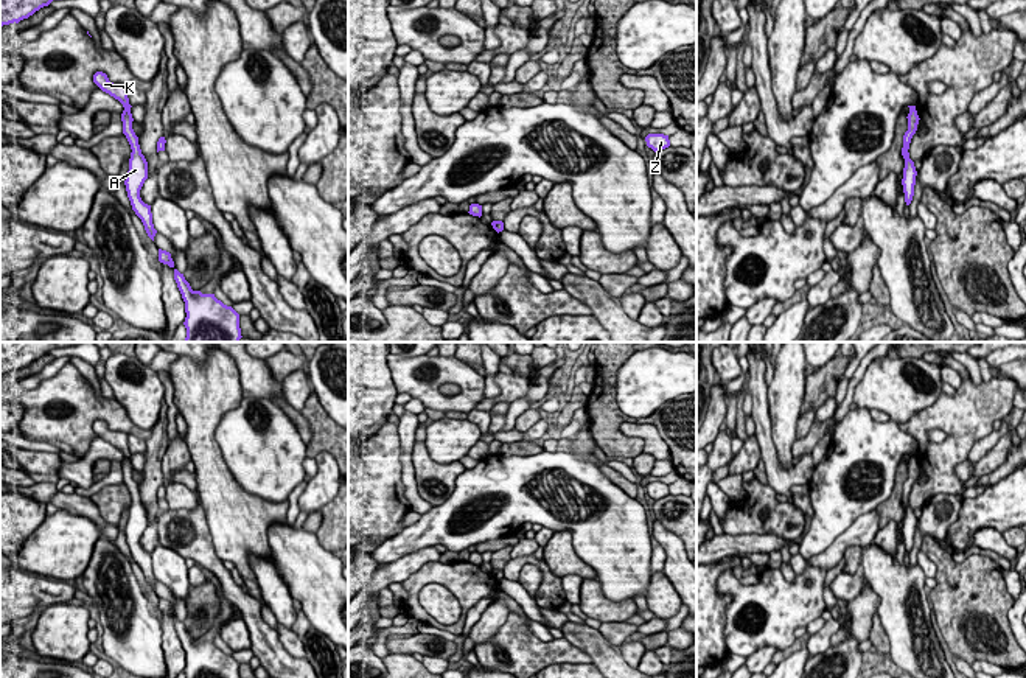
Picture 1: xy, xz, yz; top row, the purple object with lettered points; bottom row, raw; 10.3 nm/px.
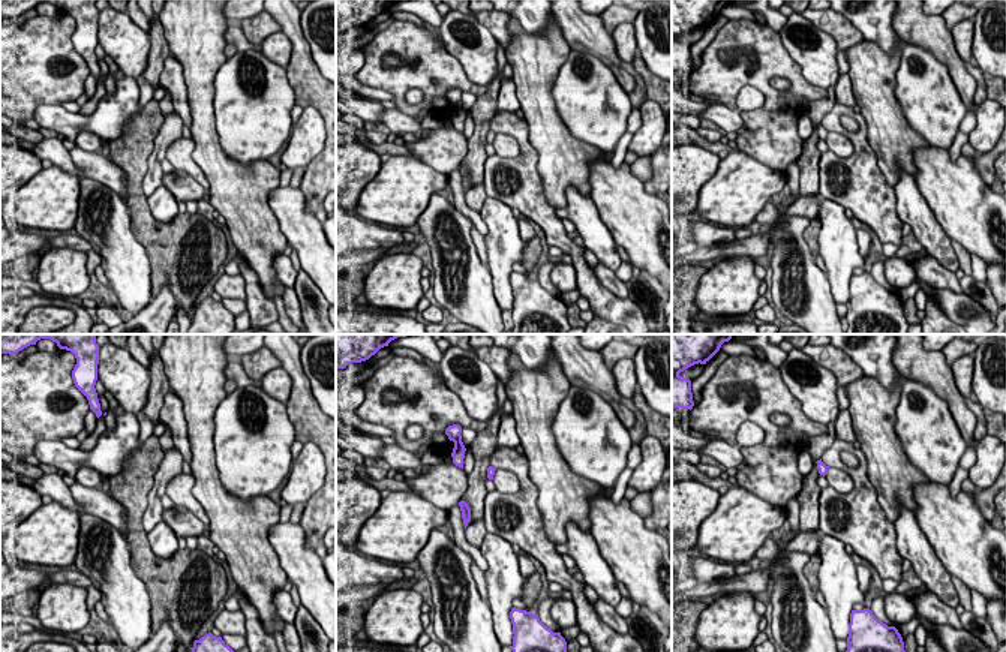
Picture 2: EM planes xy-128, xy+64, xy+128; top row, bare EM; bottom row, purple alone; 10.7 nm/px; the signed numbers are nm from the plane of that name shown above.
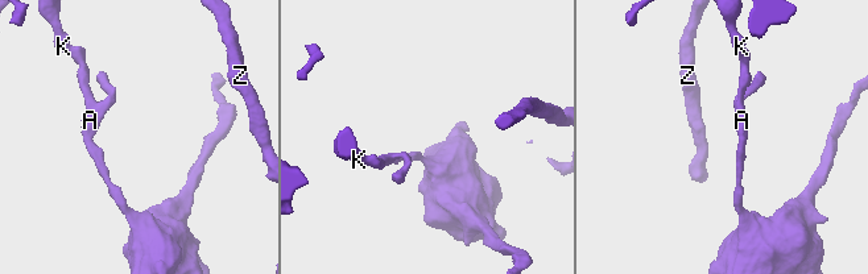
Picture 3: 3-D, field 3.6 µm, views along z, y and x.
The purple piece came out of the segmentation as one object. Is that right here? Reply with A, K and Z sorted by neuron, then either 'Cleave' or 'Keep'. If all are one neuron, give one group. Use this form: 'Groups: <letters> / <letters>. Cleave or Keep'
Groups: A Z / K. Cleave

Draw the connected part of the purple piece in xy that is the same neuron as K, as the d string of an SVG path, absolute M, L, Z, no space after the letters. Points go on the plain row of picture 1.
M96 420L93 423L93 431L106 442L109 442L110 445L113 445L115 448L118 448L124 459L123 459L123 471L129 473L132 471L132 467L127 467L126 463L131 460L131 453L129 453L129 446L127 446L127 434L124 432L113 432L109 429L107 423L103 420Z

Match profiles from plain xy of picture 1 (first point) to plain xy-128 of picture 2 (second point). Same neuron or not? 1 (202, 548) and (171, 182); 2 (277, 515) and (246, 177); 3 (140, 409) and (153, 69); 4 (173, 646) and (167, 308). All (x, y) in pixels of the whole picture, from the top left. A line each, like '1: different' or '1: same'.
1: same
2: same
3: different
4: same

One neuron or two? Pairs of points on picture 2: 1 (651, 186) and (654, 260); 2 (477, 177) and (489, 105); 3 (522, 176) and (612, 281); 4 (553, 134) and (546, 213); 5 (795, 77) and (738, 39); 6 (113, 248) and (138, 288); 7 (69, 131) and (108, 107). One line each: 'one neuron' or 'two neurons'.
1: two neurons
2: one neuron
3: two neurons
4: two neurons
5: one neuron
6: one neuron
7: one neuron

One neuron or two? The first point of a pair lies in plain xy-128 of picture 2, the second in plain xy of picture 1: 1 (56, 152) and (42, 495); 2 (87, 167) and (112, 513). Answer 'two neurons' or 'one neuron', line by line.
1: one neuron
2: two neurons

